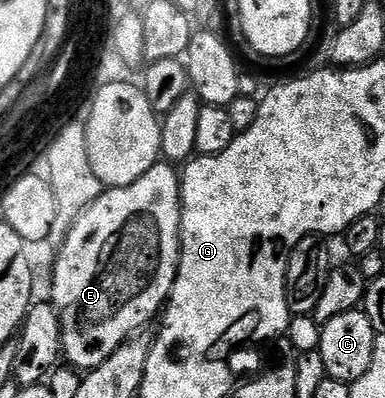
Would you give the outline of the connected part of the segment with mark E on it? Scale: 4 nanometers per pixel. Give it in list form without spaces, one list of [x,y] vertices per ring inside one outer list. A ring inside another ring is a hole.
[[[157,163],[142,175],[142,179],[134,179],[126,187],[117,189],[105,188],[100,194],[100,198],[86,210],[80,218],[72,225],[70,235],[64,240],[64,245],[55,254],[56,266],[52,269],[52,298],[50,304],[60,316],[60,348],[62,357],[71,368],[77,371],[87,371],[96,369],[118,347],[122,347],[130,340],[133,340],[141,332],[143,325],[148,325],[152,321],[152,316],[159,314],[165,308],[166,302],[172,296],[172,285],[176,282],[176,268],[180,266],[180,183],[182,177],[177,166],[172,163]]]

